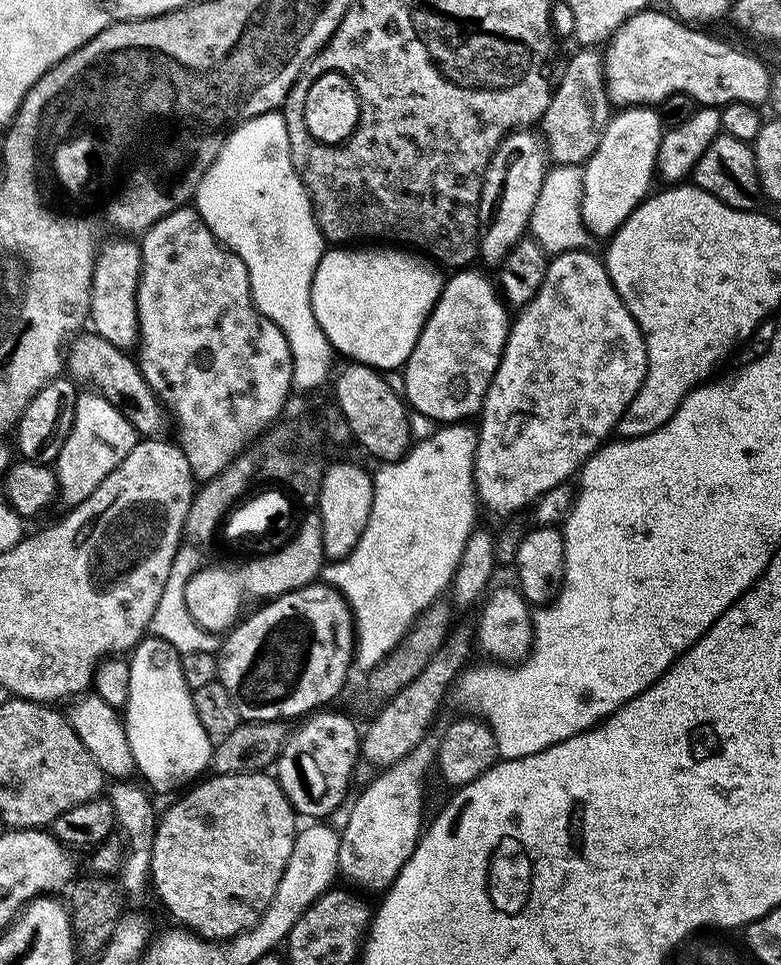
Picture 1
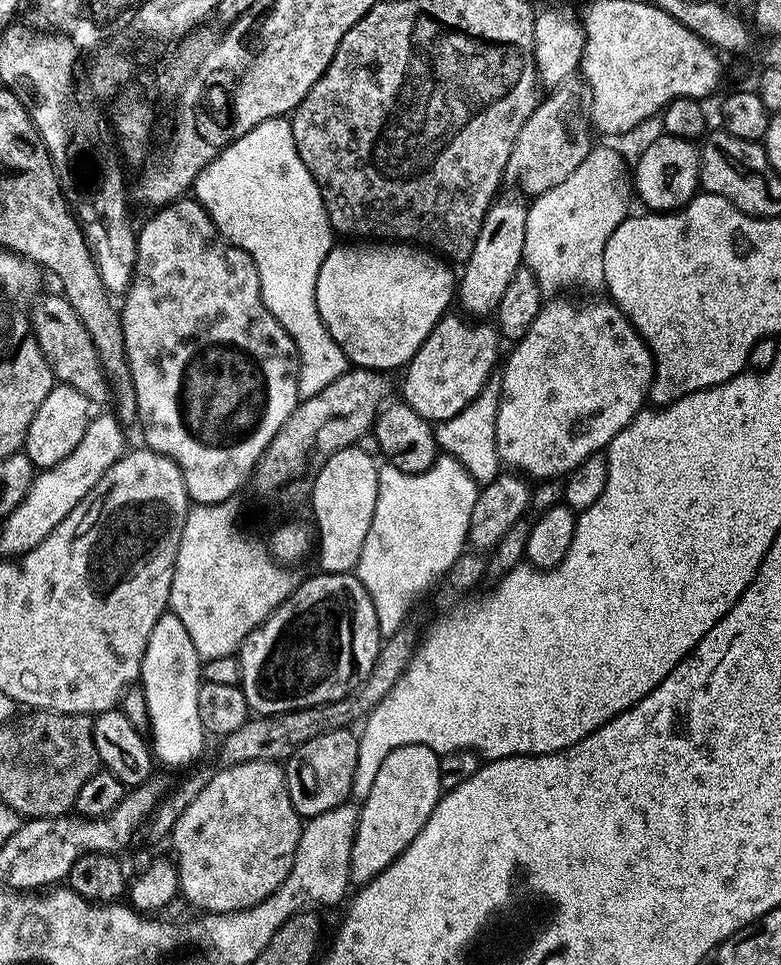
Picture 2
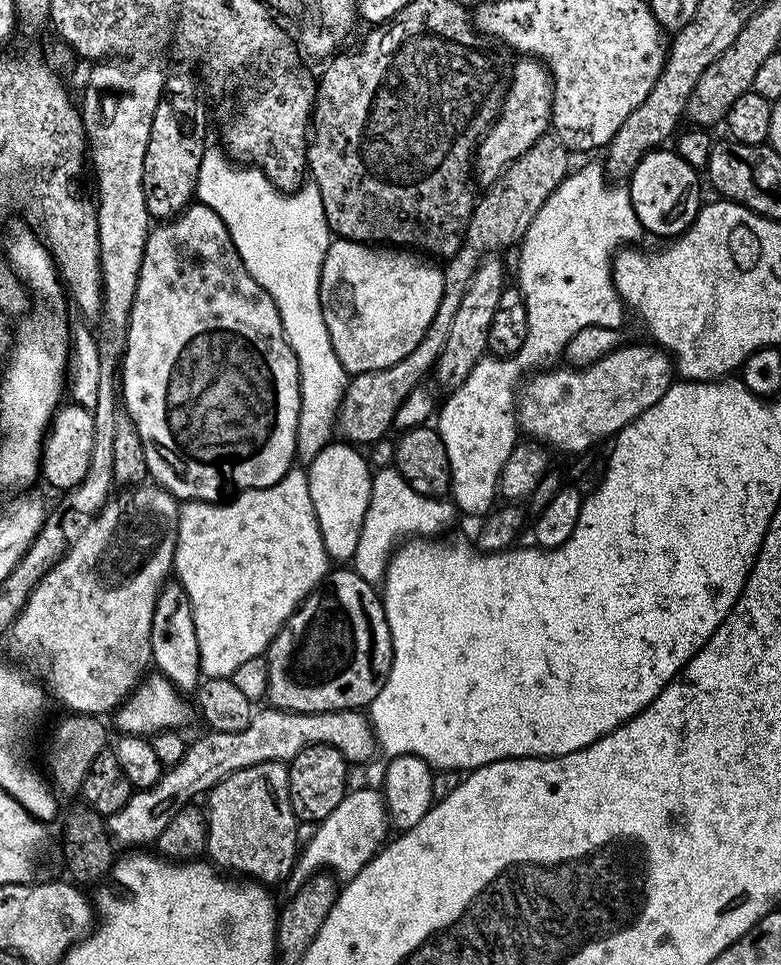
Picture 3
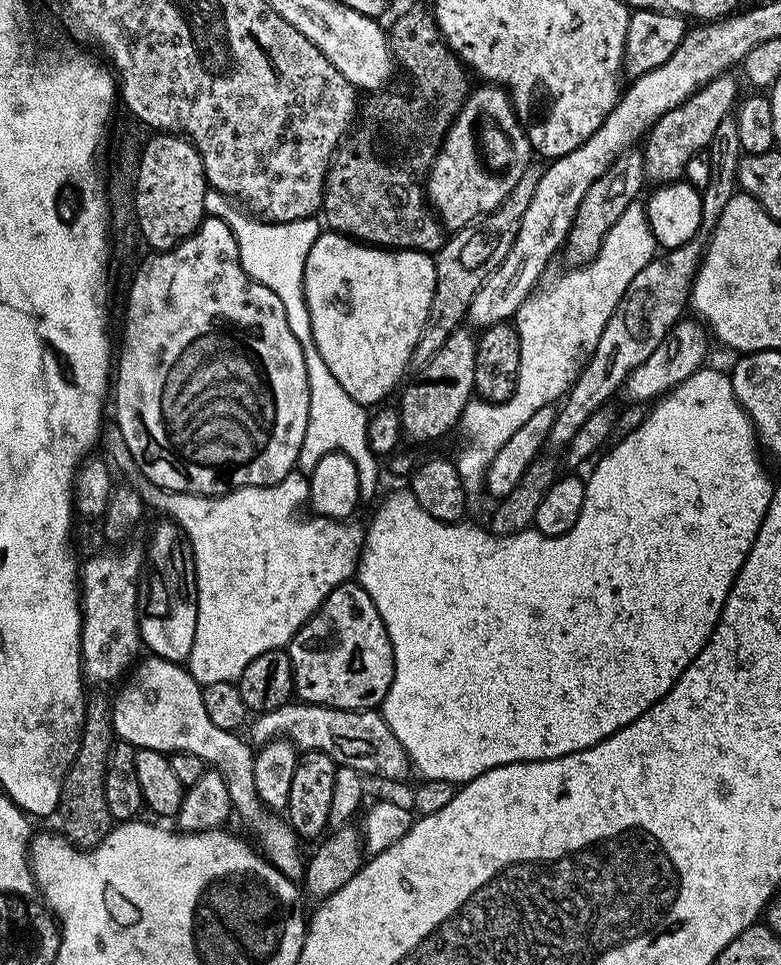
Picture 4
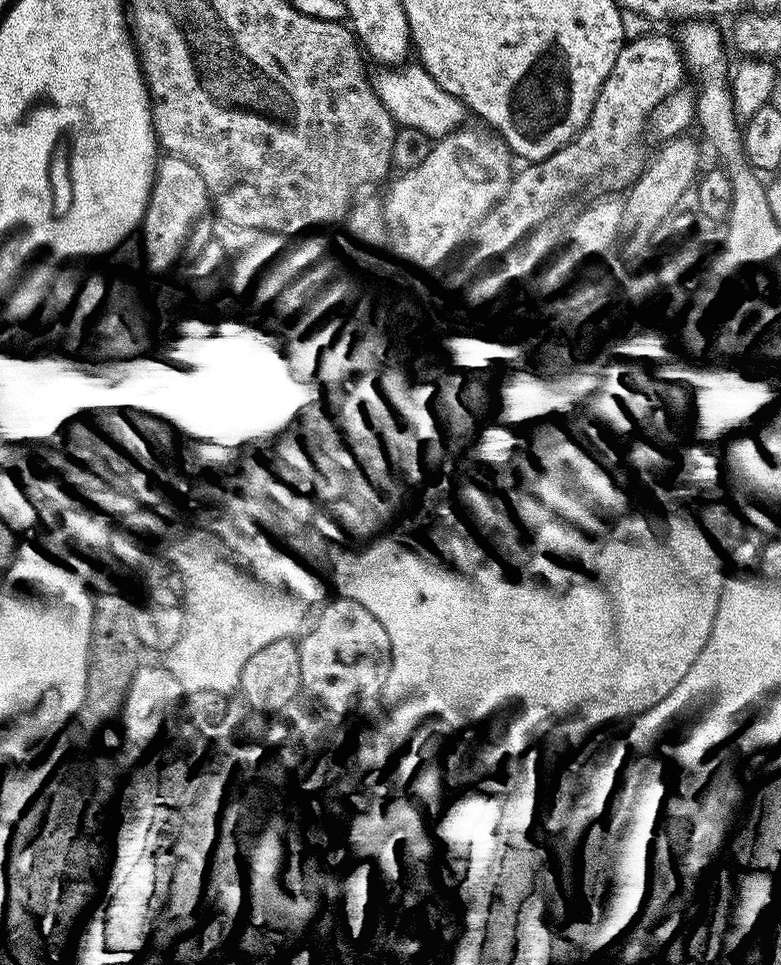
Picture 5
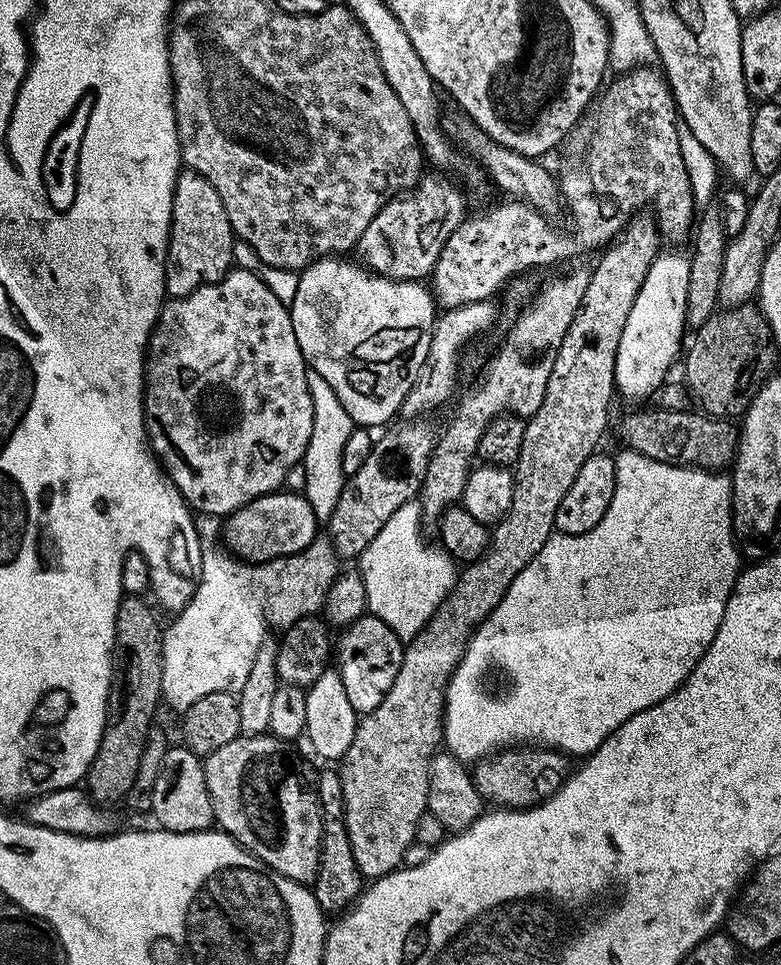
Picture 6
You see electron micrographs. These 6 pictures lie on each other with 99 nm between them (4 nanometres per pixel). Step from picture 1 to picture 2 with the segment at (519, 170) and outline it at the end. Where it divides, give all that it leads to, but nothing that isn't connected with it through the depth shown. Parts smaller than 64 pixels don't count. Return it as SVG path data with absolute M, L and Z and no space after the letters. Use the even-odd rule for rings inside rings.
M497 199L488 207L482 226L478 230L478 238L474 242L474 250L470 258L463 261L464 273L458 276L458 304L472 318L488 318L493 315L502 302L502 293L510 278L524 264L523 243L526 235L527 207L516 200Z

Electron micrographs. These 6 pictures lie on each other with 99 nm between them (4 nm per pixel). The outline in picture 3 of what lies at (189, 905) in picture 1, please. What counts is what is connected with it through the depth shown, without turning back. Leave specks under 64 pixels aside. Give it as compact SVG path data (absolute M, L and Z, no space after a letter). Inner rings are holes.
M266 762L231 772L227 780L221 780L219 784L213 786L211 792L207 793L207 800L207 859L225 873L239 874L265 886L273 886L272 884L278 883L279 880L280 883L287 881L298 855L298 843L296 844L298 821L290 806L288 764Z

